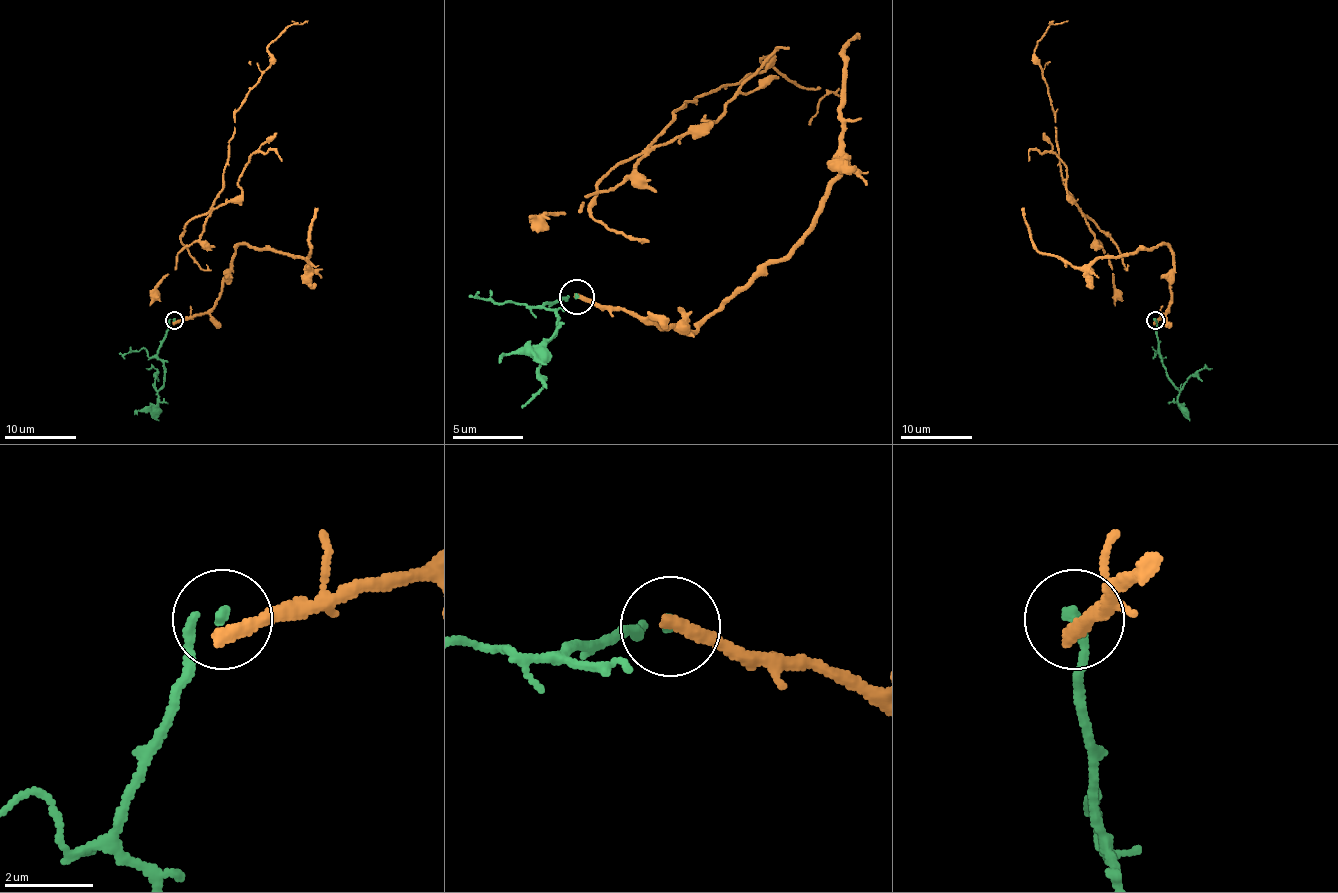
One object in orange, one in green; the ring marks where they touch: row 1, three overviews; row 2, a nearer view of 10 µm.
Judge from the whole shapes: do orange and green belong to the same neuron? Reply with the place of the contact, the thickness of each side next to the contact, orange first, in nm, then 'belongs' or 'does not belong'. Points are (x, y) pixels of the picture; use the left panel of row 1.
at (174, 320); 360 nm thick on the orange side, 220 nm on the other; does not belong

